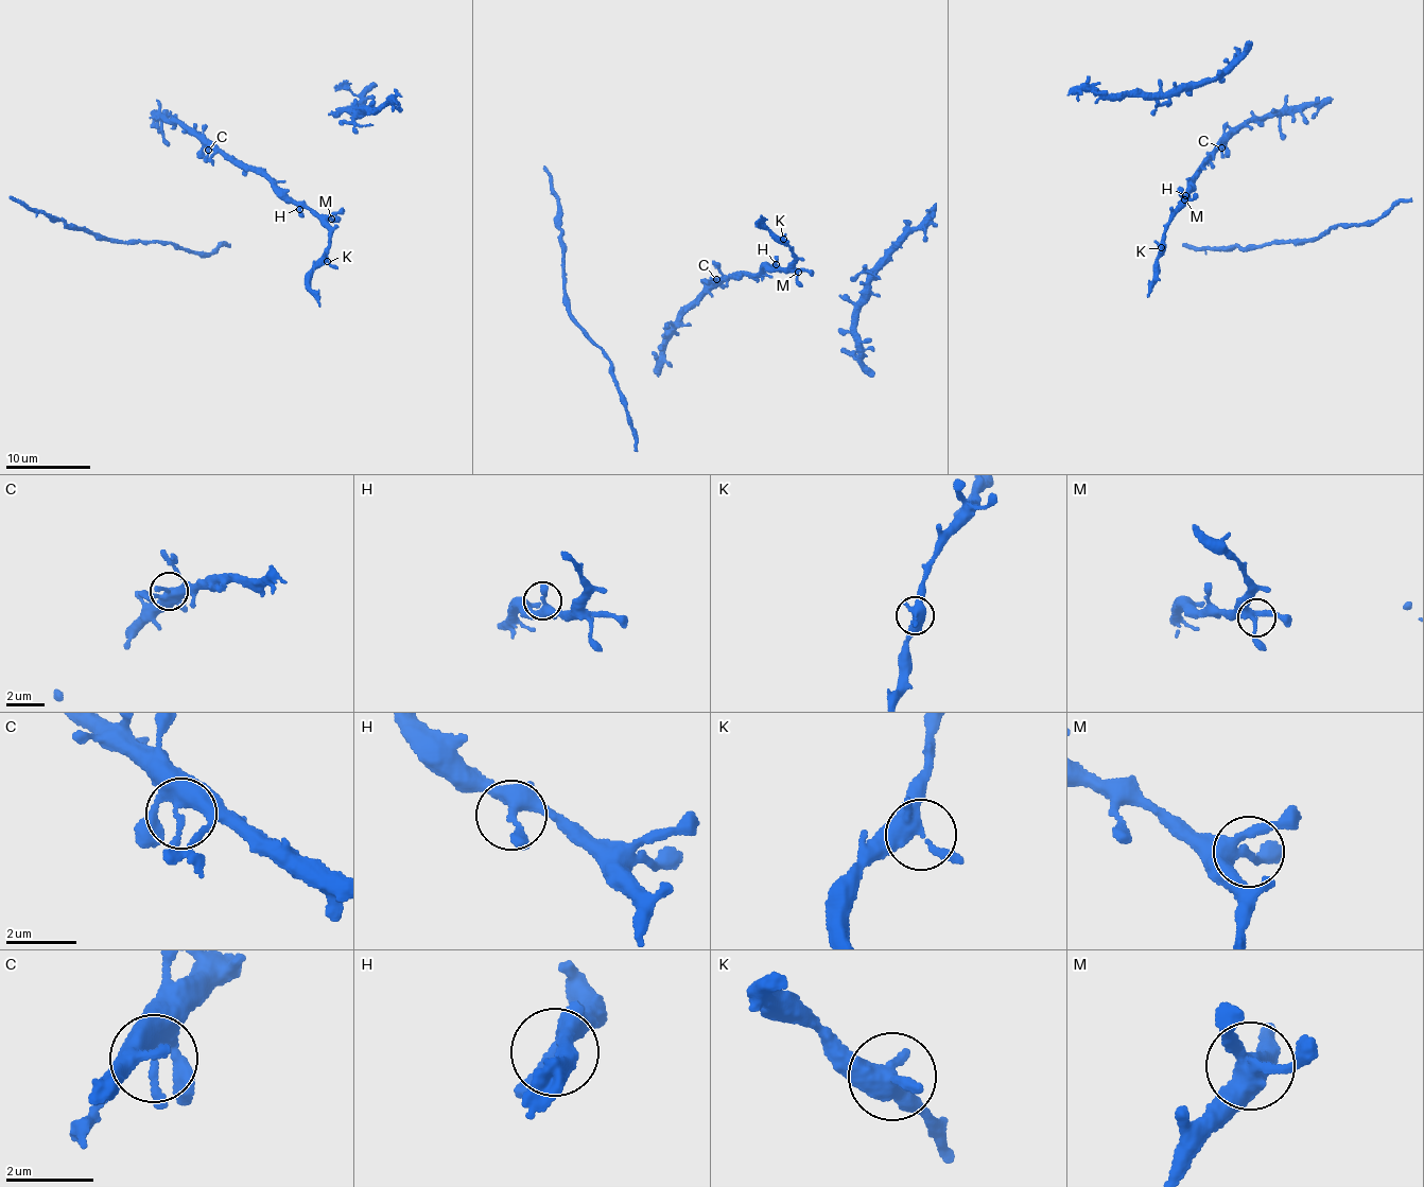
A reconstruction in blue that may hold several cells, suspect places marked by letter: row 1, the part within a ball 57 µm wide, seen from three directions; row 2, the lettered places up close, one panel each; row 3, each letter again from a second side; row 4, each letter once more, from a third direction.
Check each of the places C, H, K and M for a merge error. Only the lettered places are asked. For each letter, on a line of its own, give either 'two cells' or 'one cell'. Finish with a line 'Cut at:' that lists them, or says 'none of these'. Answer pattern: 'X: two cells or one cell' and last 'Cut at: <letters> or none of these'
C: one cell
H: one cell
K: one cell
M: one cell
Cut at: none of these

